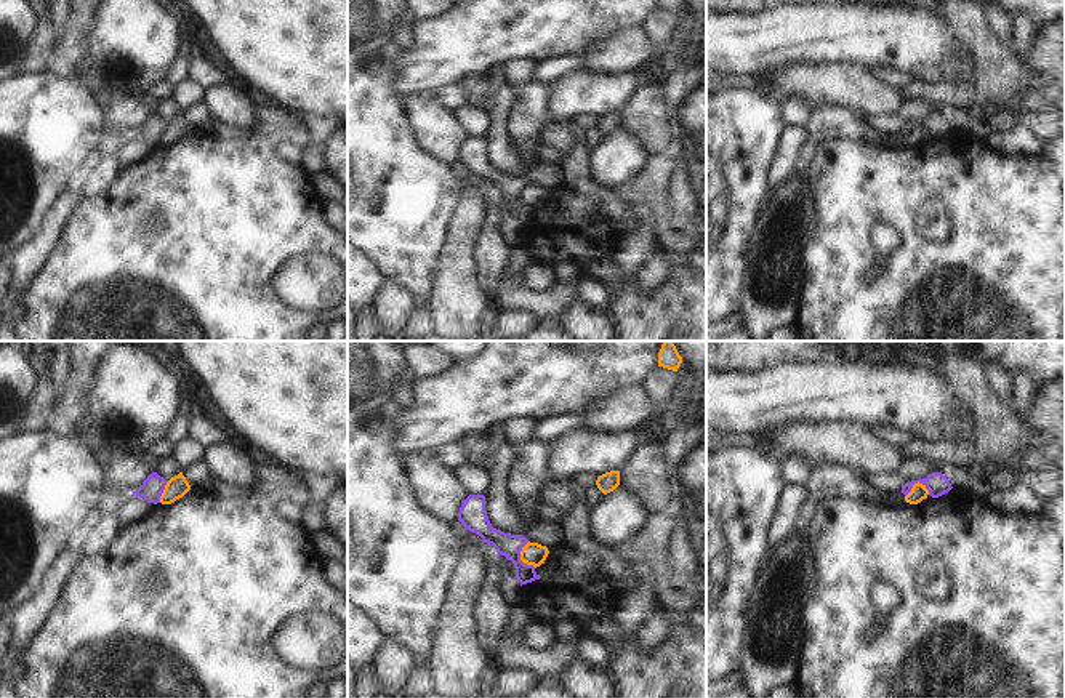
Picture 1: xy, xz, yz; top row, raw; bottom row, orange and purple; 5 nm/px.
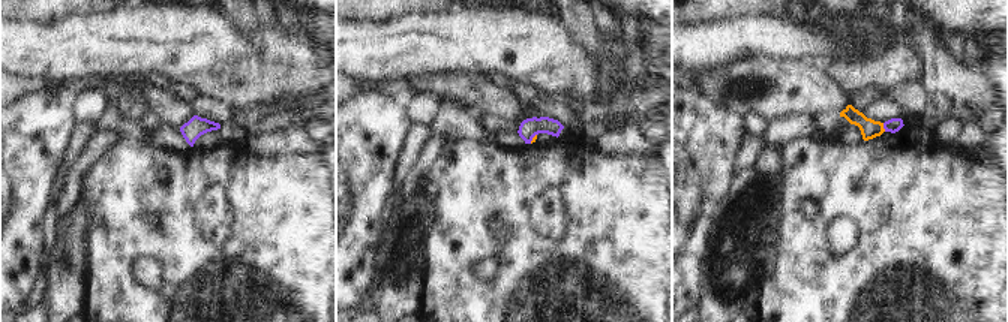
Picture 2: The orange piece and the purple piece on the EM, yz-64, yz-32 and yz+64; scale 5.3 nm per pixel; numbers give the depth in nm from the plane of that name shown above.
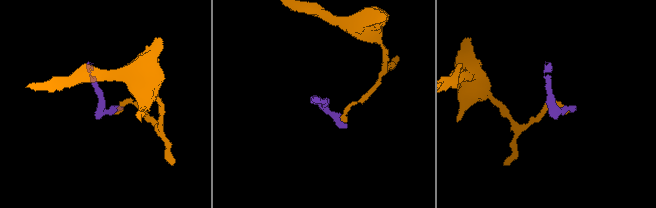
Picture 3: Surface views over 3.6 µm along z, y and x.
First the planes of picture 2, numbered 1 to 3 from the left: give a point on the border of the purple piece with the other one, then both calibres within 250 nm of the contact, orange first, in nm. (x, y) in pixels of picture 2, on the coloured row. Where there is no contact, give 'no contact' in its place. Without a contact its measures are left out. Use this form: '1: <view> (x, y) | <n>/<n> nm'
1: no contact
2: yz-32 (533, 138) | 20/100 nm
3: yz+64 (882, 128) | 100/80 nm

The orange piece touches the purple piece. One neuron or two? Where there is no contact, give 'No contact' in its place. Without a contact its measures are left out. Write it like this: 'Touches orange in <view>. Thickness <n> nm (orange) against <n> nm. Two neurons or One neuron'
Touches orange in xz. Thickness 120 nm (orange) against 120 nm. Two neurons

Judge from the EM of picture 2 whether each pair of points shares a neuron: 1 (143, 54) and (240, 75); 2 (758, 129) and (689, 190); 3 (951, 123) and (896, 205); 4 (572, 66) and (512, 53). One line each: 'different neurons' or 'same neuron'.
1: same neuron
2: different neurons
3: different neurons
4: same neuron

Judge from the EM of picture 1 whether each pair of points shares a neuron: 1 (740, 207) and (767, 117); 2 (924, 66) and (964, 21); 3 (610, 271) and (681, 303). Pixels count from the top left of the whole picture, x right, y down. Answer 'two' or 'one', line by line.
1: one
2: two
3: one

